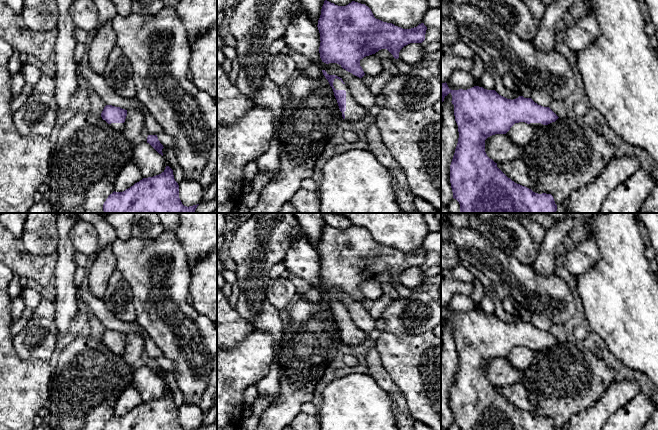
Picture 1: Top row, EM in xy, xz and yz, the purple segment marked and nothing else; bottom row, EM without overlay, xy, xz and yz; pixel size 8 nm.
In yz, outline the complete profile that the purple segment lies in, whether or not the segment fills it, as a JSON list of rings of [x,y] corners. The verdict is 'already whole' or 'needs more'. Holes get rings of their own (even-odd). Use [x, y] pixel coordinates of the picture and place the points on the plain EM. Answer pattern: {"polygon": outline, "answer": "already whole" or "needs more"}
{"polygon": [[[441,306],[442,326],[449,317],[452,319],[451,326],[454,329],[454,340],[459,356],[458,367],[450,389],[450,407],[453,422],[459,426],[460,430],[557,430],[551,418],[535,417],[508,402],[497,391],[497,387],[487,380],[485,364],[495,358],[506,358],[515,347],[525,346],[534,352],[539,352],[555,346],[559,341],[549,331],[538,329],[531,322],[519,320],[511,324],[499,319],[495,314],[487,314],[479,310],[467,314],[451,314],[446,306]]], "answer": "needs more"}

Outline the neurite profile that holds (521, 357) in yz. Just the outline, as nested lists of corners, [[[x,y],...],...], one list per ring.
[[[525,346],[515,347],[506,357],[512,367],[519,371],[526,370],[534,360],[535,352]]]

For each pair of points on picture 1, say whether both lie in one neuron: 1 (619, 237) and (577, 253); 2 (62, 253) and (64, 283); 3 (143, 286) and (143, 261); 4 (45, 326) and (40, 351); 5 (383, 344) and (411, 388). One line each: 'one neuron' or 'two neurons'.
1: two neurons
2: one neuron
3: one neuron
4: one neuron
5: one neuron

